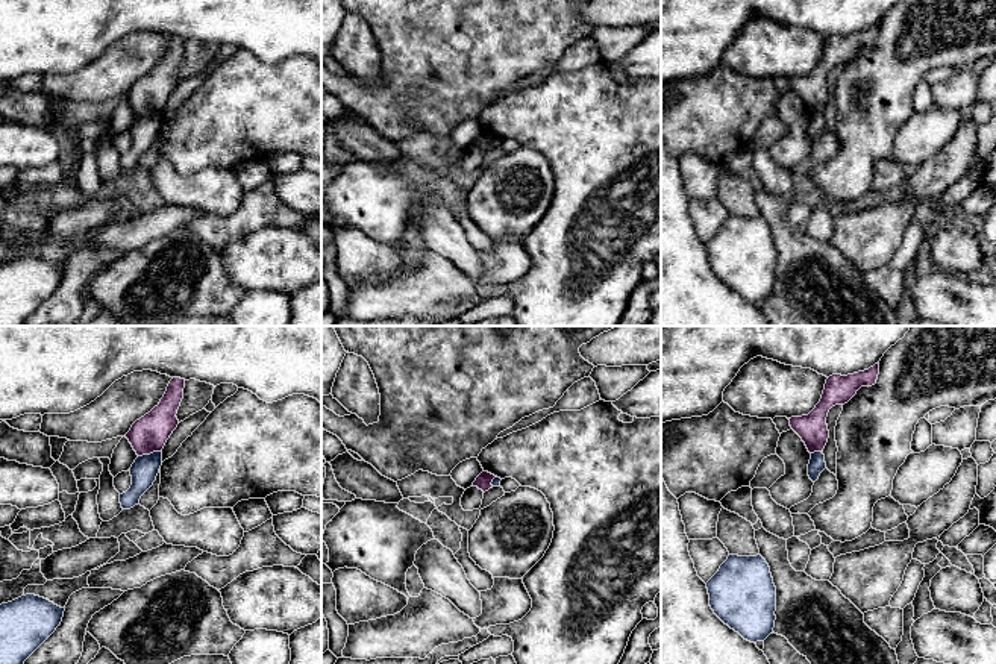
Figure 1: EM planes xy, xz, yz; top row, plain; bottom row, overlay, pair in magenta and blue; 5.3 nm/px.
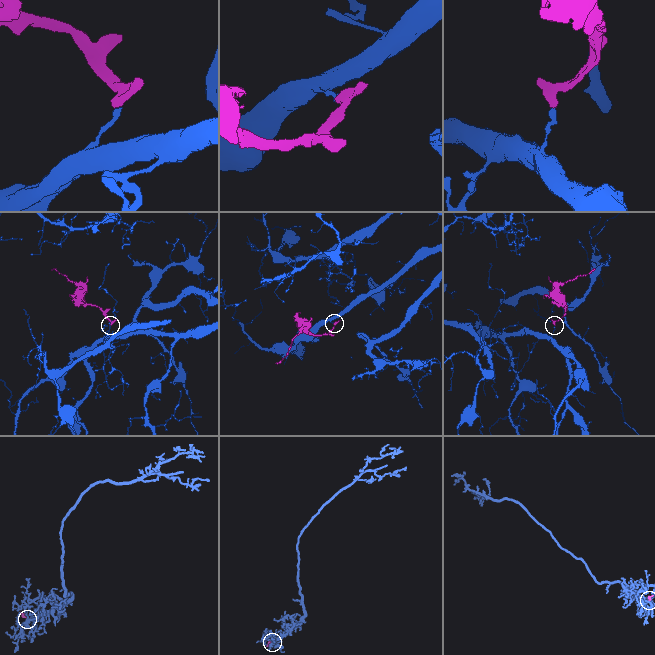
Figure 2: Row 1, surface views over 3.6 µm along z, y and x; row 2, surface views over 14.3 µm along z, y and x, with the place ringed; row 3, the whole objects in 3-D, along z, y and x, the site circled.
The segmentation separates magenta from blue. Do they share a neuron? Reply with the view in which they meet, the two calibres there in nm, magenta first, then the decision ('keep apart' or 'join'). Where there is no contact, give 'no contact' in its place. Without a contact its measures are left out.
meets magenta in xy; 200 nm thick on the magenta side, 140 nm on the other; keep apart

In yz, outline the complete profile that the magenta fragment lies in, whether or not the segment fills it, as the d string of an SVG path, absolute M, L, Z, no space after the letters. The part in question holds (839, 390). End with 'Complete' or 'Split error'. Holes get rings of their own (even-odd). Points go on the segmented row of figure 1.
M879 362L853 374L832 374L826 379L822 399L816 408L808 415L788 418L791 429L802 438L810 453L823 452L828 443L826 417L829 409L847 403L861 387L875 385L878 374Z. Complete

